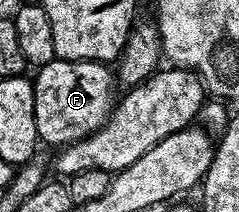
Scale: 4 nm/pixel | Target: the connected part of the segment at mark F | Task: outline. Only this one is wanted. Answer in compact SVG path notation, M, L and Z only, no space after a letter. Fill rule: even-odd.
M51 60L34 73L35 121L37 134L44 145L66 146L92 136L111 117L117 92L111 89L113 72L97 60Z

